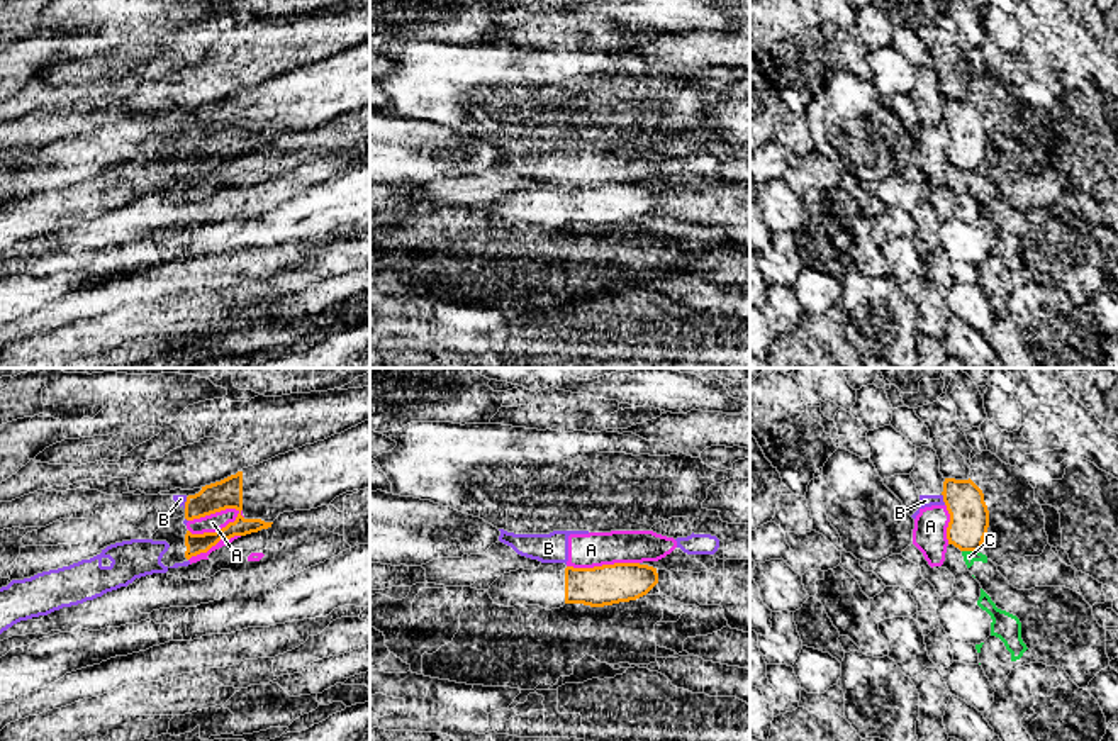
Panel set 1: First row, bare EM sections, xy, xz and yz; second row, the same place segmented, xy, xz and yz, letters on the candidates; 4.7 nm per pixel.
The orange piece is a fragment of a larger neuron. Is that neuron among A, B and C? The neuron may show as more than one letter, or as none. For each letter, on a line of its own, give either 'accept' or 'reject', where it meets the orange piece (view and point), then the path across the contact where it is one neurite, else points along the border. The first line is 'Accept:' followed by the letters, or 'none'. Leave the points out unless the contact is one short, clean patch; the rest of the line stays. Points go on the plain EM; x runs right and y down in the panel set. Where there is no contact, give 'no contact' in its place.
Accept: none
A: reject | xy (216, 151) | along xy (241, 129), (233, 141), (214, 151), (189, 151)
B: reject | yz (944, 119)
C: reject | yz (971, 170) | along yz (962, 170), (978, 172)

